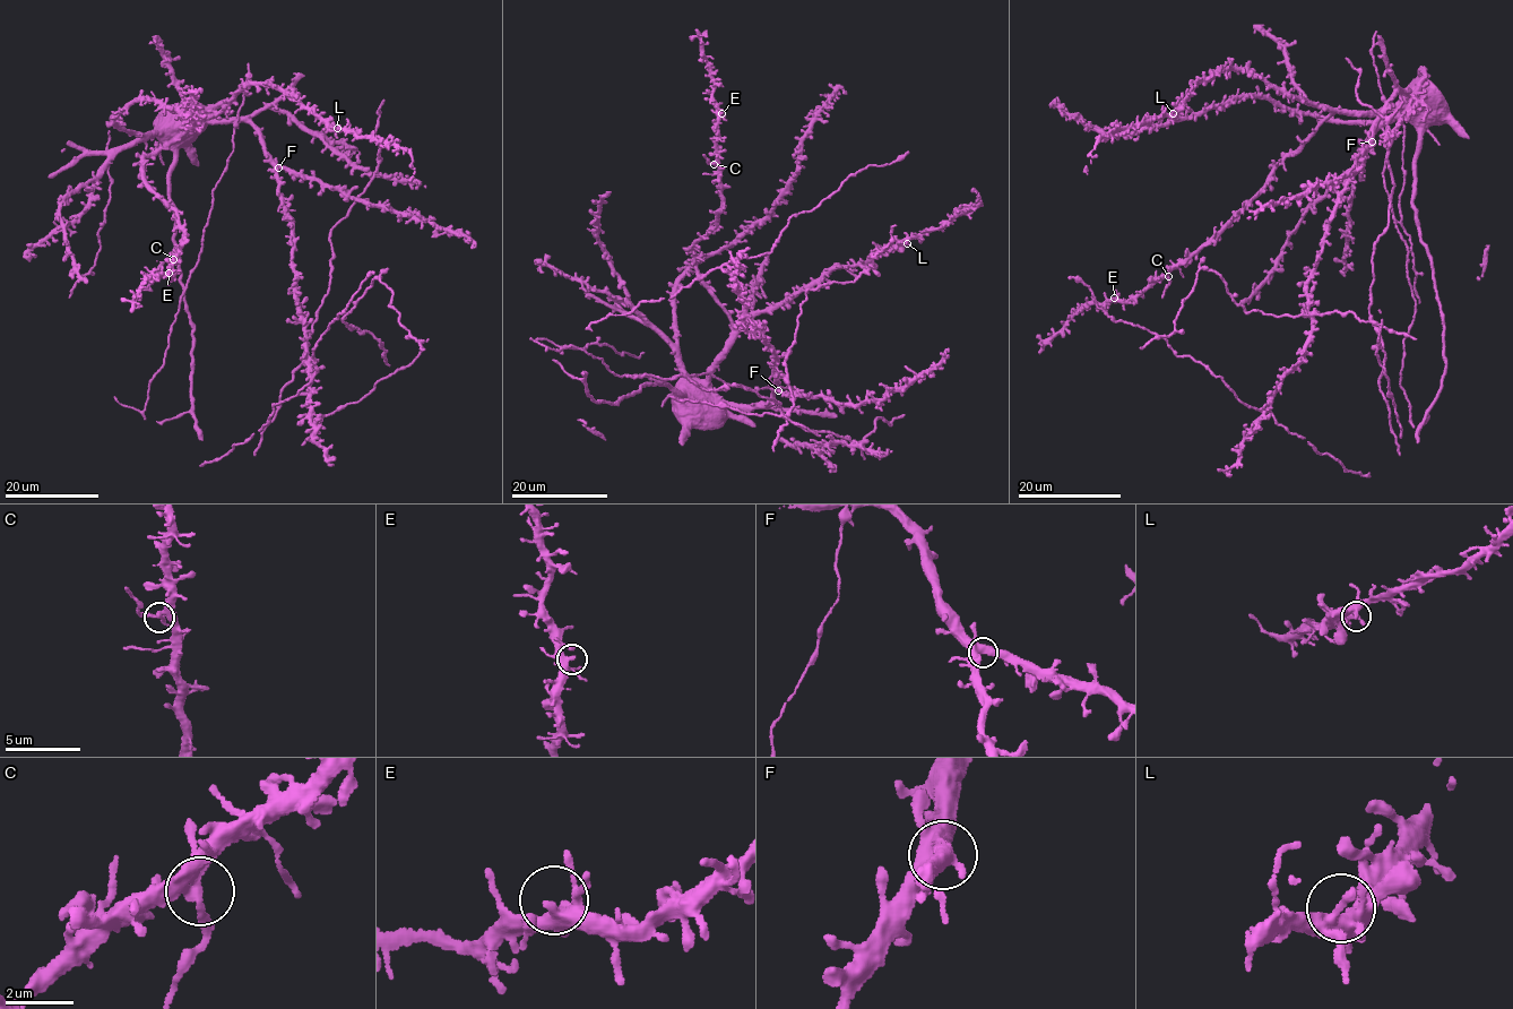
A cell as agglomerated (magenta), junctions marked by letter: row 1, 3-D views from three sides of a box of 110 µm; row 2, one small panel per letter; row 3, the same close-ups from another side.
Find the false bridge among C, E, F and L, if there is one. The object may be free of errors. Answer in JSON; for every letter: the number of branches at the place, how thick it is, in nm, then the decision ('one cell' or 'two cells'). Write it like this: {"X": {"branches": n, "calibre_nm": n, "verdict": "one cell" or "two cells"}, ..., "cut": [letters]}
{"C": {"branches": 4, "calibre_nm": 320, "verdict": "two cells"}, "E": {"branches": 5, "calibre_nm": 320, "verdict": "one cell"}, "F": {"branches": 4, "calibre_nm": 440, "verdict": "one cell"}, "L": {"branches": 4, "calibre_nm": 320, "verdict": "one cell"}, "cut": ["C"]}

